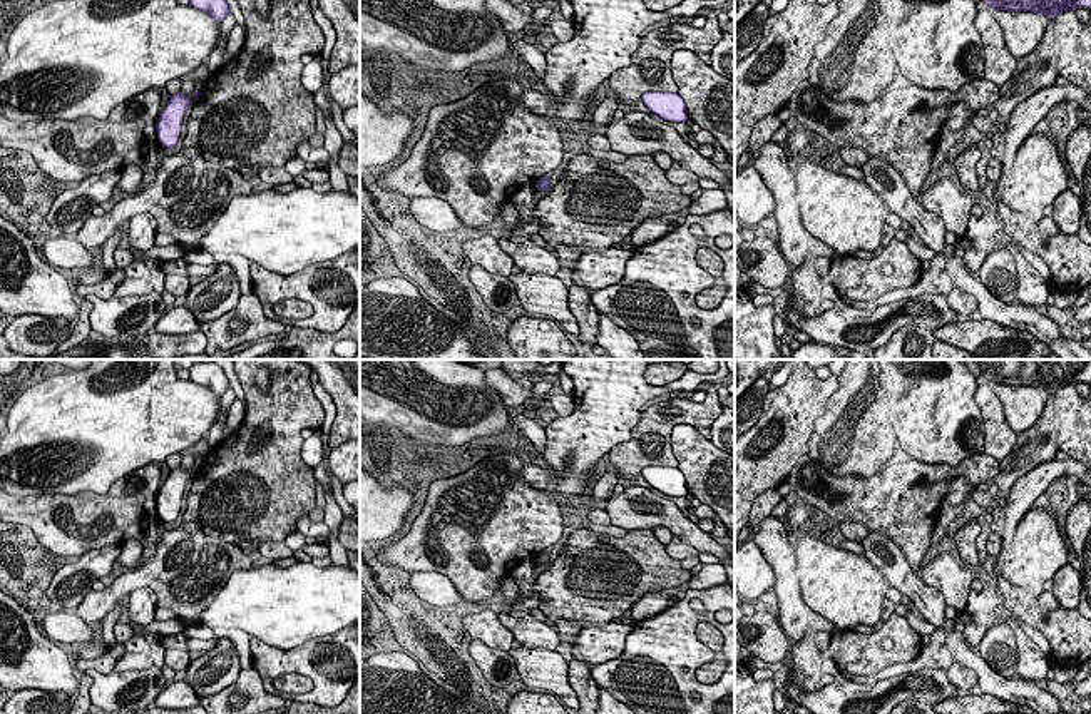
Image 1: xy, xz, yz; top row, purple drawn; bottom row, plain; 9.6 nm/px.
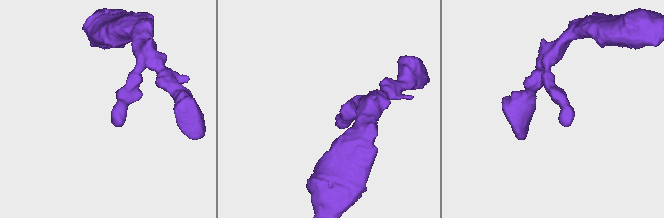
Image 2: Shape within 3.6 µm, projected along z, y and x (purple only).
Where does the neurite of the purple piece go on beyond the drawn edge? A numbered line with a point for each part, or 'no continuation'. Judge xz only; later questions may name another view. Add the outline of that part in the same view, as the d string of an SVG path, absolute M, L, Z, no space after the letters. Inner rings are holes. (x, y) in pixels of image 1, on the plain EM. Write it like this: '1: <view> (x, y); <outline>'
no continuation

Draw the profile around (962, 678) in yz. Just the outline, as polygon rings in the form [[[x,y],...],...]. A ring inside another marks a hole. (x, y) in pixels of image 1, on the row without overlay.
[[[954,662],[947,669],[947,677],[957,687],[959,696],[972,694],[977,691],[976,672],[959,662]]]

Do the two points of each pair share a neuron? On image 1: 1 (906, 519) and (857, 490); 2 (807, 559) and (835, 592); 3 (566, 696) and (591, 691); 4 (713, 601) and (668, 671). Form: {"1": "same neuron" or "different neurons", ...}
{"1": "same neuron", "2": "same neuron", "3": "different neurons", "4": "same neuron"}

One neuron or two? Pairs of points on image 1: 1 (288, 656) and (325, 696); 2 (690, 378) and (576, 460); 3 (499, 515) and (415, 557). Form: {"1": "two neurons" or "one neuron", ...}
{"1": "one neuron", "2": "one neuron", "3": "one neuron"}

